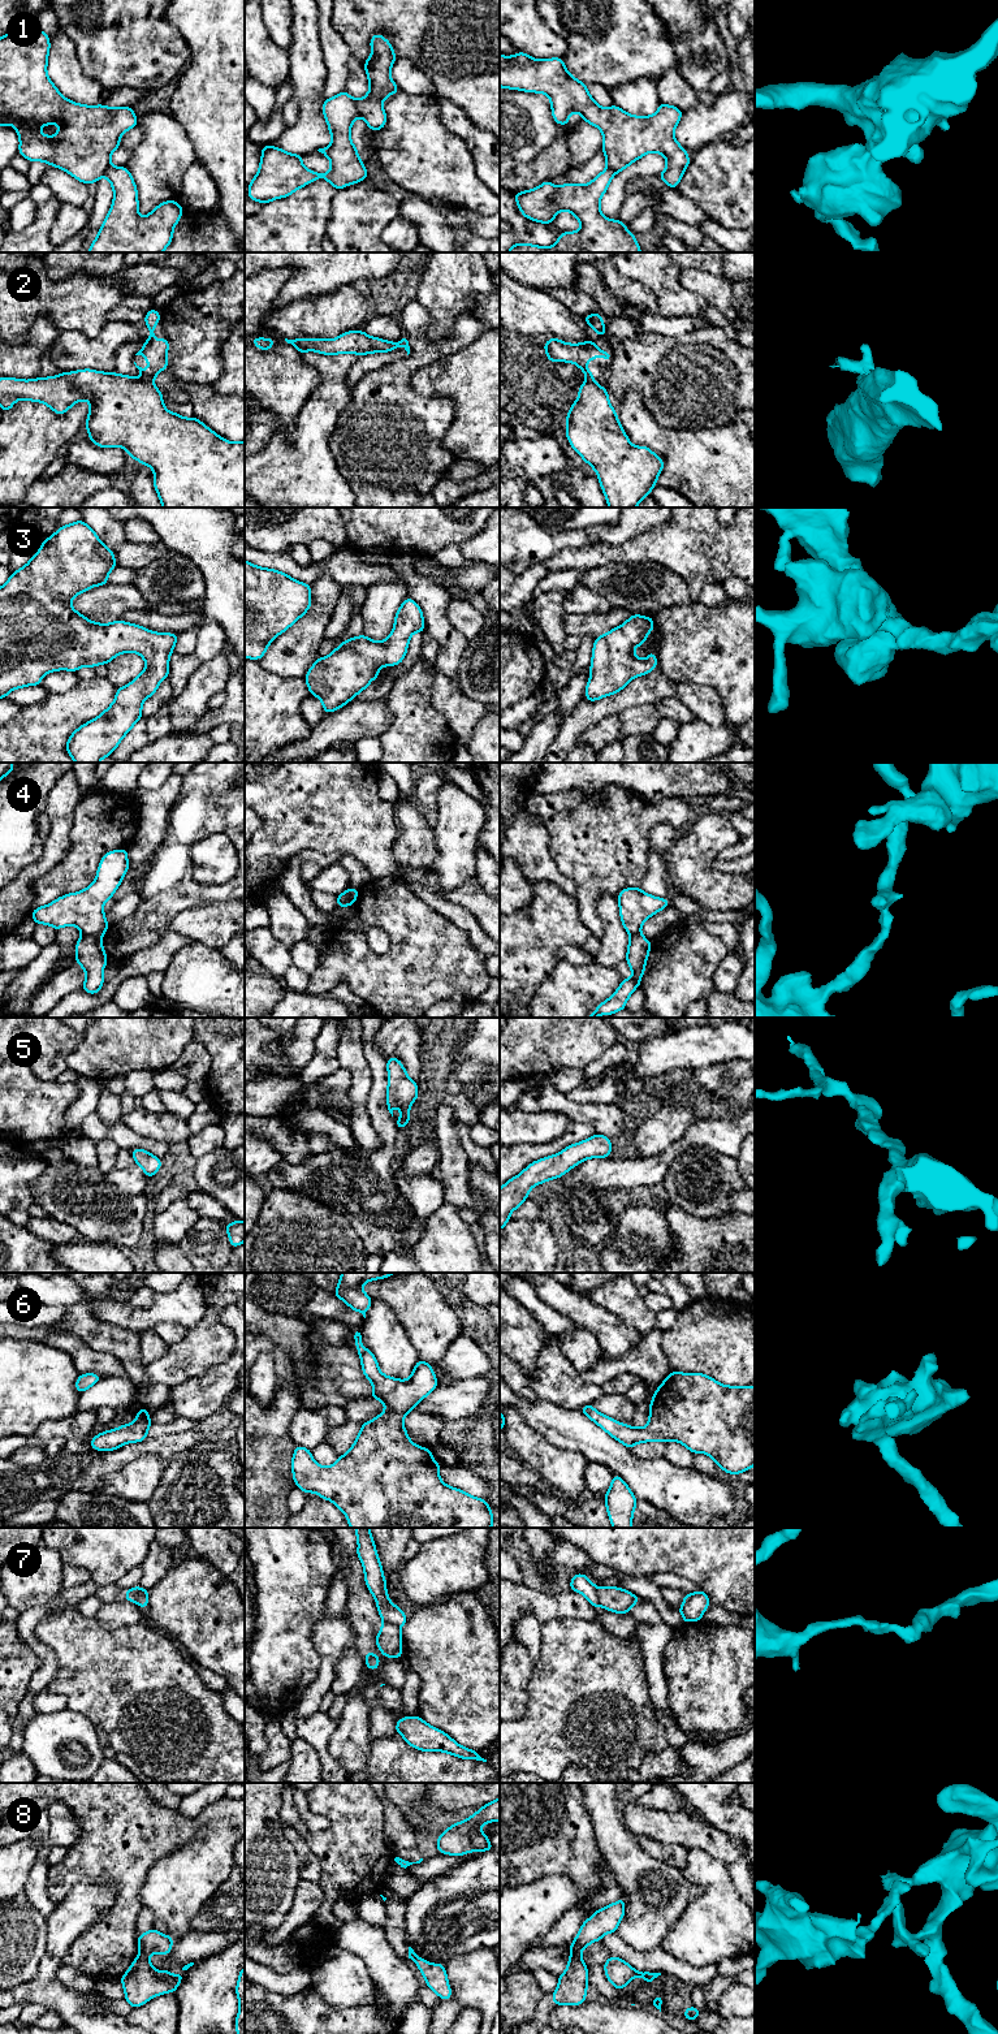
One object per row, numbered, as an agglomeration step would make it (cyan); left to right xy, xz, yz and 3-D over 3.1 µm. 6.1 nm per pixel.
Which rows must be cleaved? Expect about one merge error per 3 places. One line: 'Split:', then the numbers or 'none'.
Split: 1, 2, 4, 7, 8

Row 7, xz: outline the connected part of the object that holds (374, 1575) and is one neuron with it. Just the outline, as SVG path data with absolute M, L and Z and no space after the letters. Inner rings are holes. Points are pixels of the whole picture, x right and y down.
M355 1528L355 1534L358 1539L357 1556L362 1562L366 1585L376 1601L377 1611L384 1621L401 1628L409 1618L402 1612L399 1606L394 1606L389 1599L386 1580L384 1579L371 1530L370 1528Z

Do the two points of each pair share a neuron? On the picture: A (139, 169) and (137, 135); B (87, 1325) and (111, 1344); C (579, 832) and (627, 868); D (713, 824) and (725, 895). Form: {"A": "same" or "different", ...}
{"A": "different", "B": "same", "C": "same", "D": "same"}

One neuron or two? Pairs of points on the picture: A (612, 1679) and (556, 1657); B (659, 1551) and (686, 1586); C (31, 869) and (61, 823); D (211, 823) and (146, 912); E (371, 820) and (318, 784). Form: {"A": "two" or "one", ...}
{"A": "one", "B": "two", "C": "one", "D": "one", "E": "one"}

